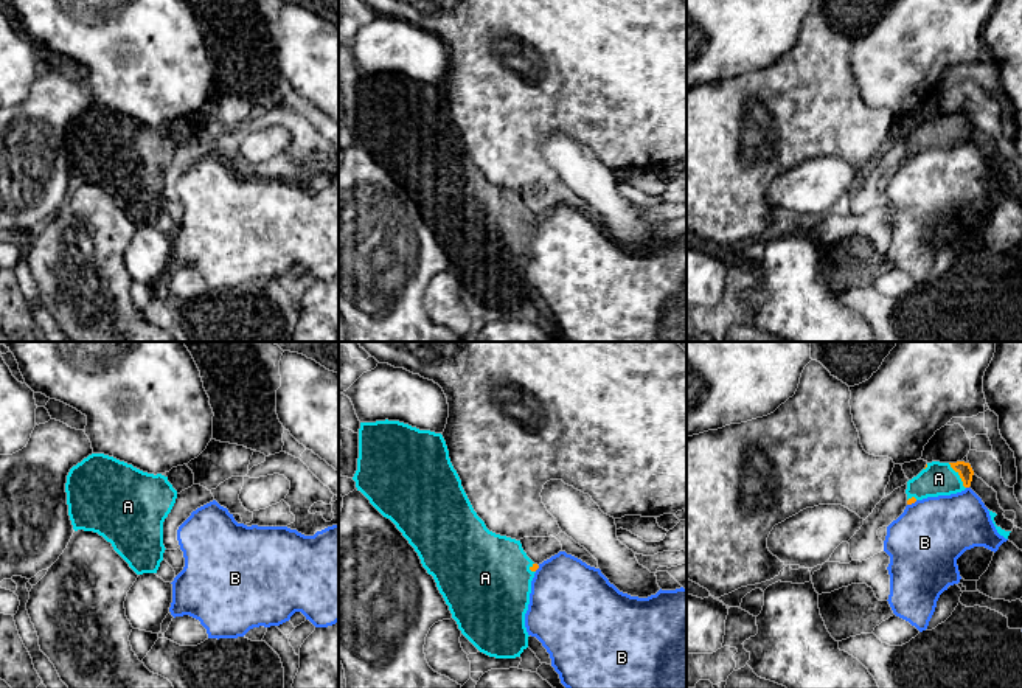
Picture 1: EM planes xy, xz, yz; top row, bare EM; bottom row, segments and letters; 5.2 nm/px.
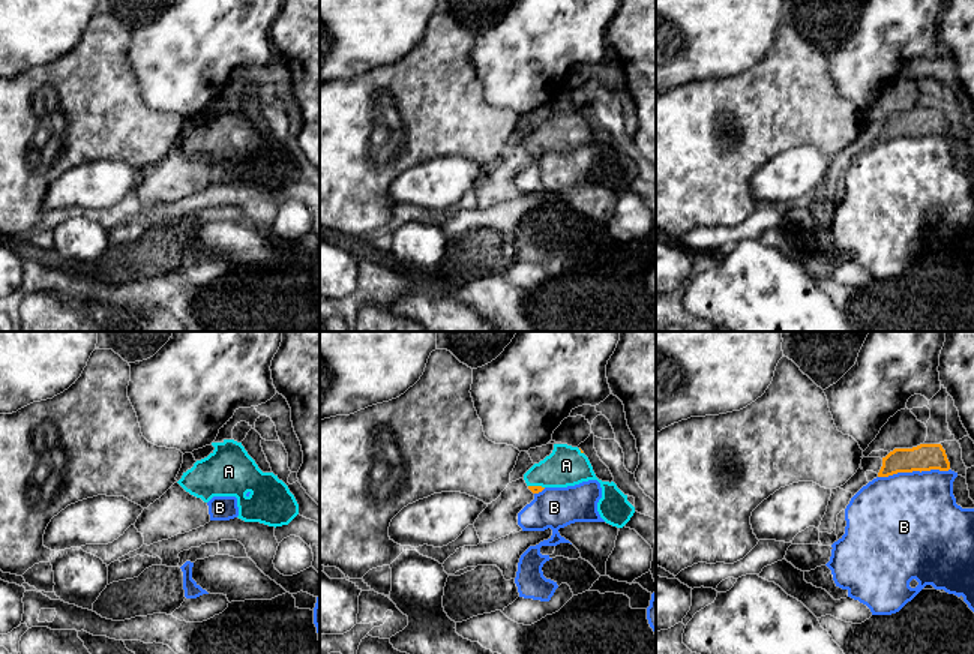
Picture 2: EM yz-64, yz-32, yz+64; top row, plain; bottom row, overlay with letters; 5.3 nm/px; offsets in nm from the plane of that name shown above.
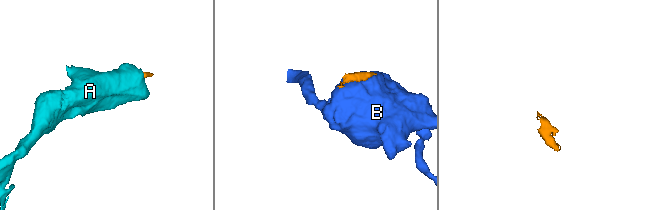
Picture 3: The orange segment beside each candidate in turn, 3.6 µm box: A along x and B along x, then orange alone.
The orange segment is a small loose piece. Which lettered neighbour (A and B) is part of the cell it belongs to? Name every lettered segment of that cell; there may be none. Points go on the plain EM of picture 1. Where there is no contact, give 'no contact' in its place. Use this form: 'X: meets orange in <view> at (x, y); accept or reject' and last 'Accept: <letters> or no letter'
A: meets orange in yz at (959, 126); accept
B: meets orange in yz at (912, 154); reject
Accept: A

